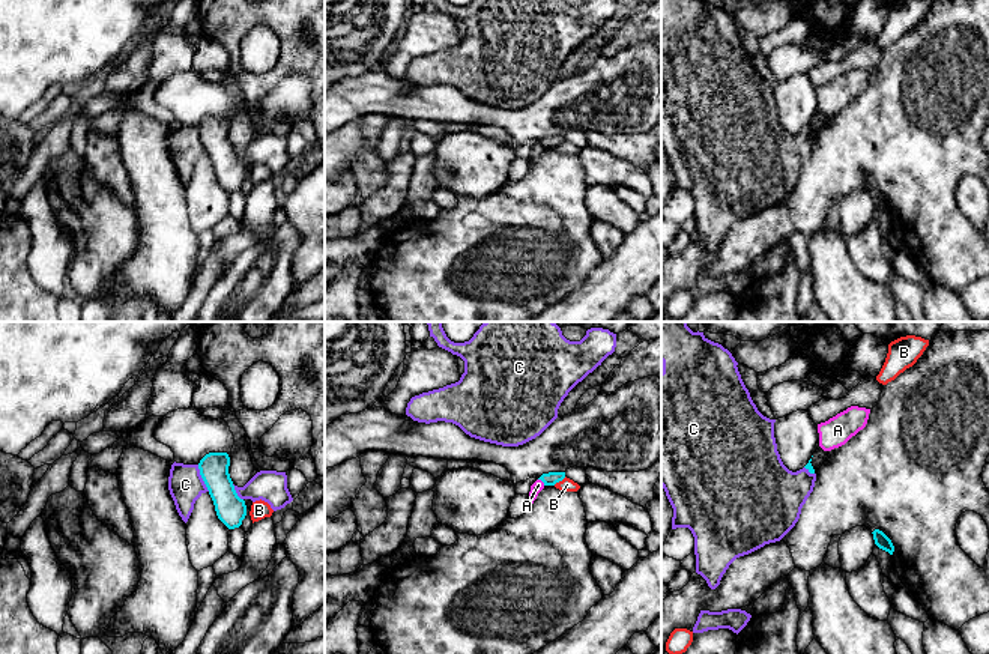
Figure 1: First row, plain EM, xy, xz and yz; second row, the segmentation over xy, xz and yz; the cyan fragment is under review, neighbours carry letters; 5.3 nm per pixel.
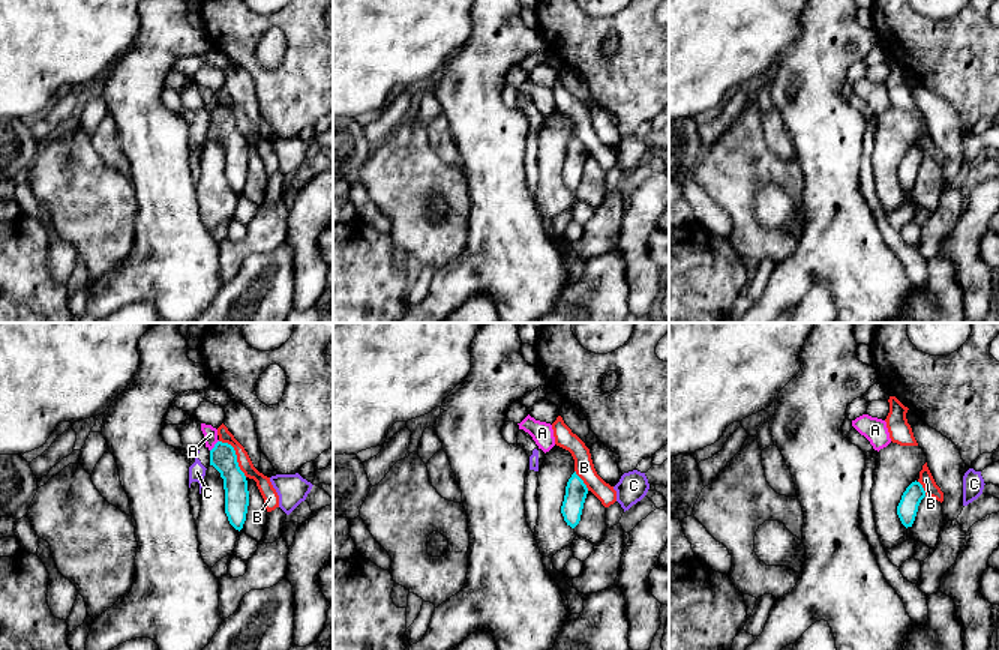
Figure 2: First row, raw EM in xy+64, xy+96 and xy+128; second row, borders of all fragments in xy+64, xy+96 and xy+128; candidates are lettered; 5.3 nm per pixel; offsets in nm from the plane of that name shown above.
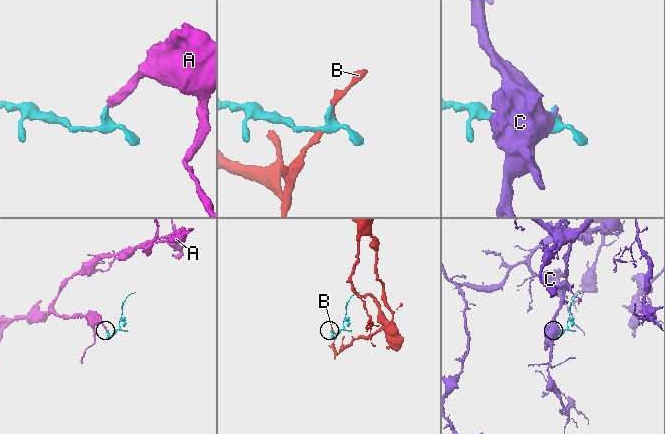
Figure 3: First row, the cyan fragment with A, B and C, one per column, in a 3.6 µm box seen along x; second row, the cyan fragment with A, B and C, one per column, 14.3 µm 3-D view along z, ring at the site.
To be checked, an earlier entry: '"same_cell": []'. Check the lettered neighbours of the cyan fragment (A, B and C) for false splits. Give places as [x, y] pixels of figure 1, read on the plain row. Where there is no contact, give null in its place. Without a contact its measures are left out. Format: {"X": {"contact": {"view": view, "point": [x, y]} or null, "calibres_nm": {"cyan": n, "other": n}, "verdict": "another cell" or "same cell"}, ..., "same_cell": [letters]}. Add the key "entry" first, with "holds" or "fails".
{"entry": "holds", "A": {"contact": {"view": "xz", "point": [541, 143]}, "calibres_nm": {"cyan": 70, "other": 60}, "verdict": "another cell"}, "B": {"contact": {"view": "xz", "point": [559, 143]}, "calibres_nm": {"cyan": 70, "other": 70}, "verdict": "another cell"}, "C": {"contact": {"view": "xy", "point": [202, 140]}, "calibres_nm": {"cyan": 160, "other": 190}, "verdict": "another cell"}, "same_cell": []}

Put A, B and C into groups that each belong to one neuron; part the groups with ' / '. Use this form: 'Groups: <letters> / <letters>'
Groups: A / B / C

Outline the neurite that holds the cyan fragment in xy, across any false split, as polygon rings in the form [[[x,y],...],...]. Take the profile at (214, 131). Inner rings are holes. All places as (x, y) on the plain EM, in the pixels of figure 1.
[[[209,116],[198,126],[200,138],[213,164],[218,182],[228,192],[234,192],[242,188],[246,168],[234,153],[228,129],[230,120],[227,116]]]

